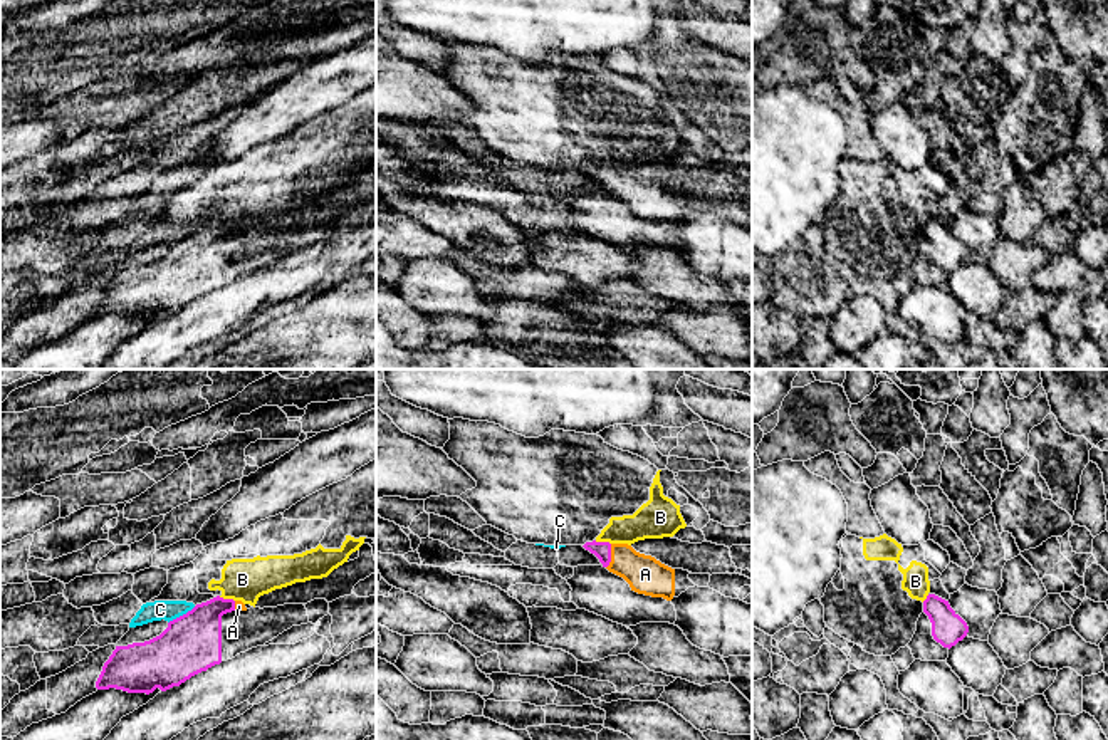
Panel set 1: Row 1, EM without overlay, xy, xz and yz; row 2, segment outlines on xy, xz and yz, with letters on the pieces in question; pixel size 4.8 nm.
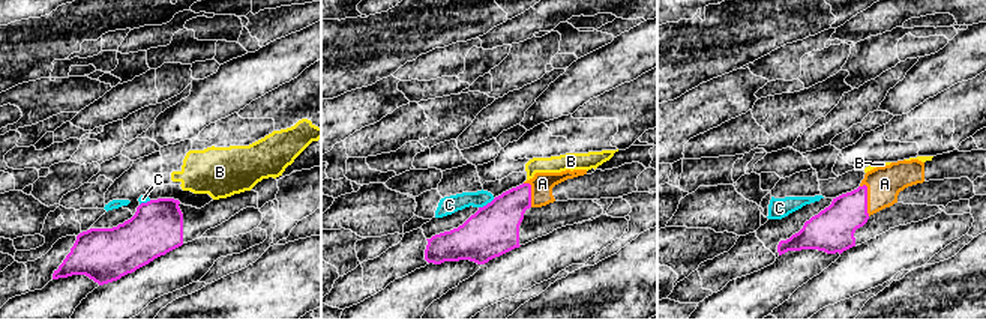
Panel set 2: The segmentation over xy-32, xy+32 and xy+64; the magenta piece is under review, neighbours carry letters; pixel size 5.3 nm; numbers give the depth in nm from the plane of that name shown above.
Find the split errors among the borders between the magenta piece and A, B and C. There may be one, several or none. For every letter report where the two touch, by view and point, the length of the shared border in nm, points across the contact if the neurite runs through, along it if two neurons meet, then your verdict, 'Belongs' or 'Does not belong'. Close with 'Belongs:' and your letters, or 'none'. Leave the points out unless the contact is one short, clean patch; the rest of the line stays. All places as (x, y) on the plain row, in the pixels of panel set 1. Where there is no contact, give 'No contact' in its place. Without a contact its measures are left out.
A: Touches magenta at xz (610, 180). Shared border 120 nm. Belongs
B: Touches magenta at xy (227, 224). Shared border 80 nm. Boundary: xy (219, 220), (234, 225). Does not belong
C: Touches magenta at xy (183, 239). Shared border 160 nm. Boundary: xy (195, 230), (168, 247). Does not belong
Belongs: A

